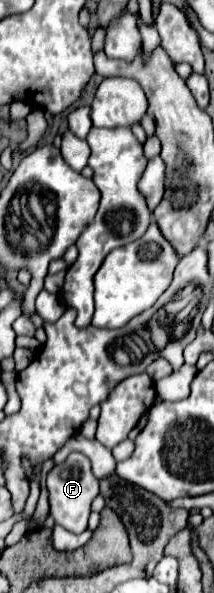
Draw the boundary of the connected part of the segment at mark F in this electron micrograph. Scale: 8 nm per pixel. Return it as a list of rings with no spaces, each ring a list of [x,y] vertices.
[[[81,452],[69,454],[65,462],[53,466],[53,470],[45,478],[45,484],[49,490],[49,504],[51,504],[53,520],[73,534],[81,534],[83,530],[87,530],[91,502],[99,494],[99,480],[95,478],[95,474],[91,470],[89,458],[83,456]]]

